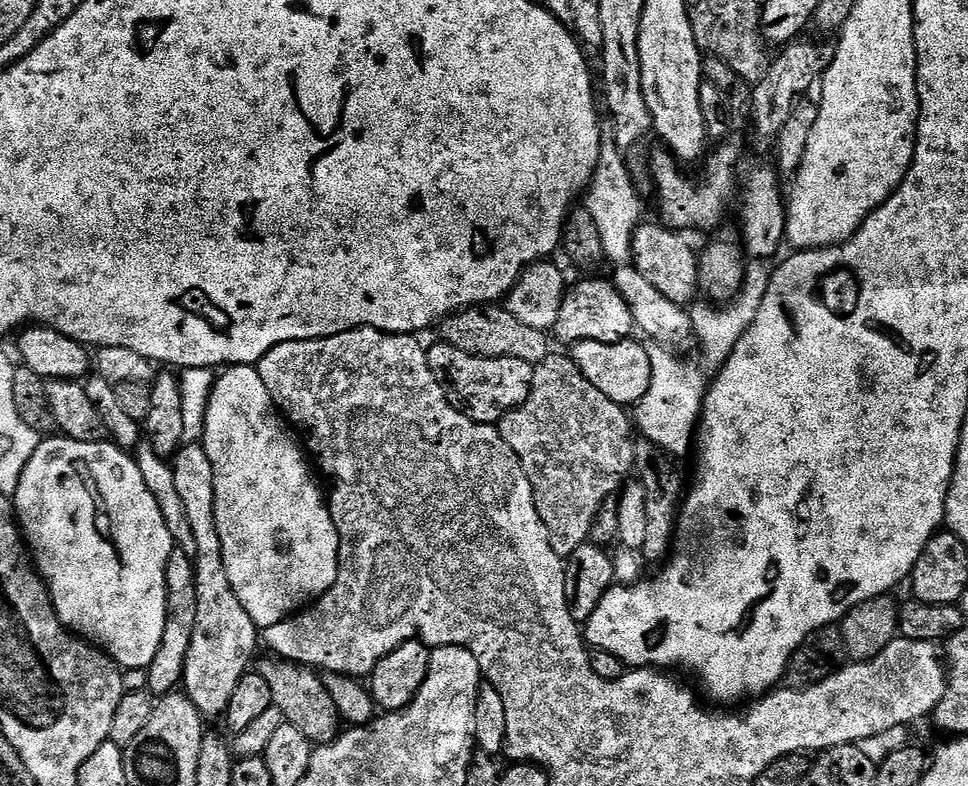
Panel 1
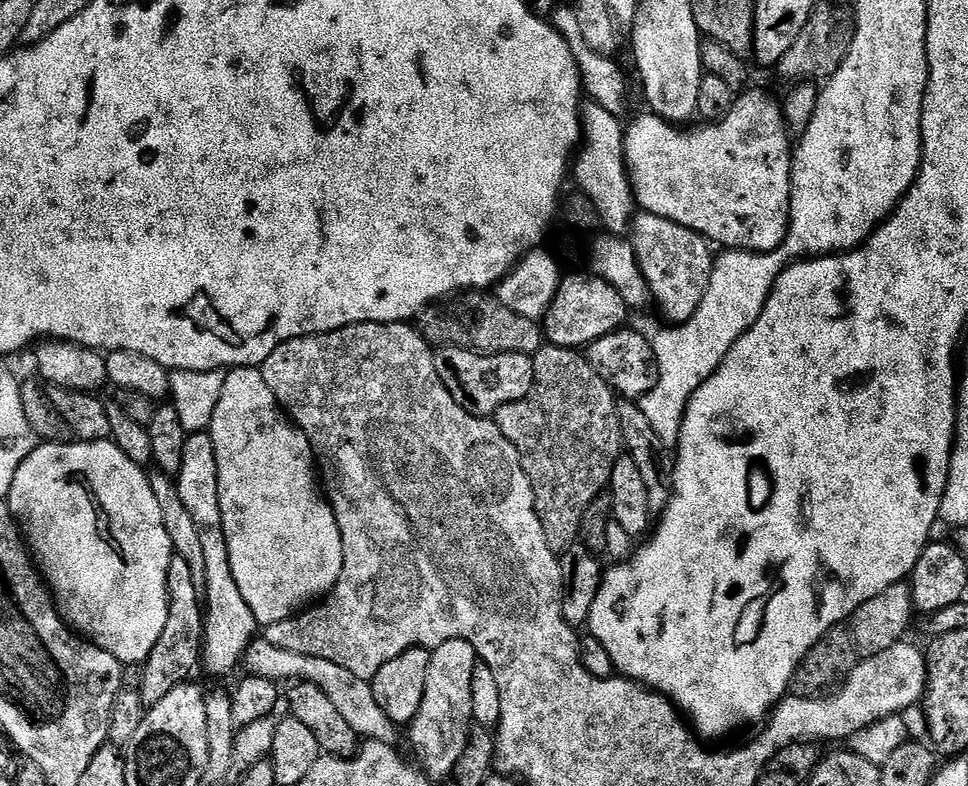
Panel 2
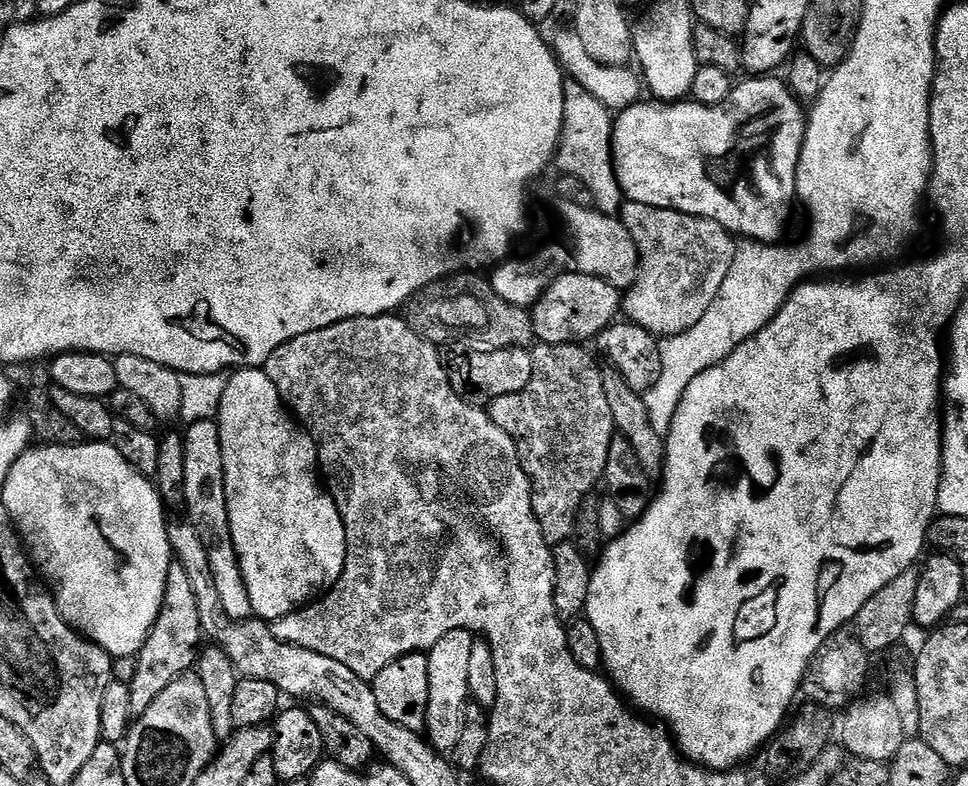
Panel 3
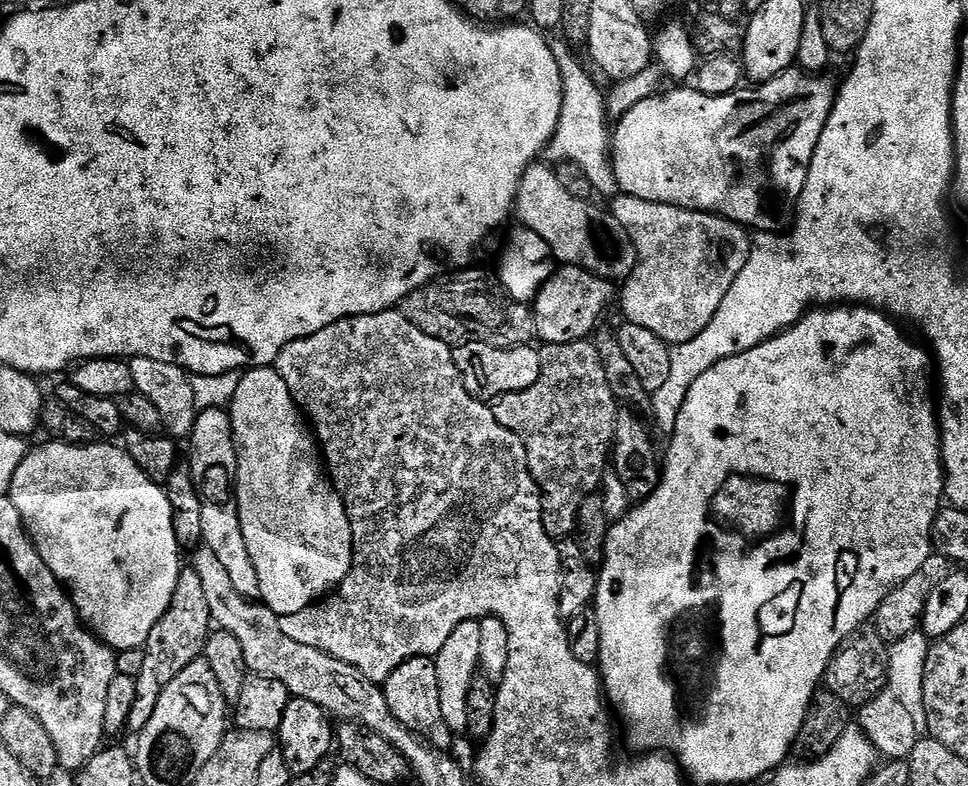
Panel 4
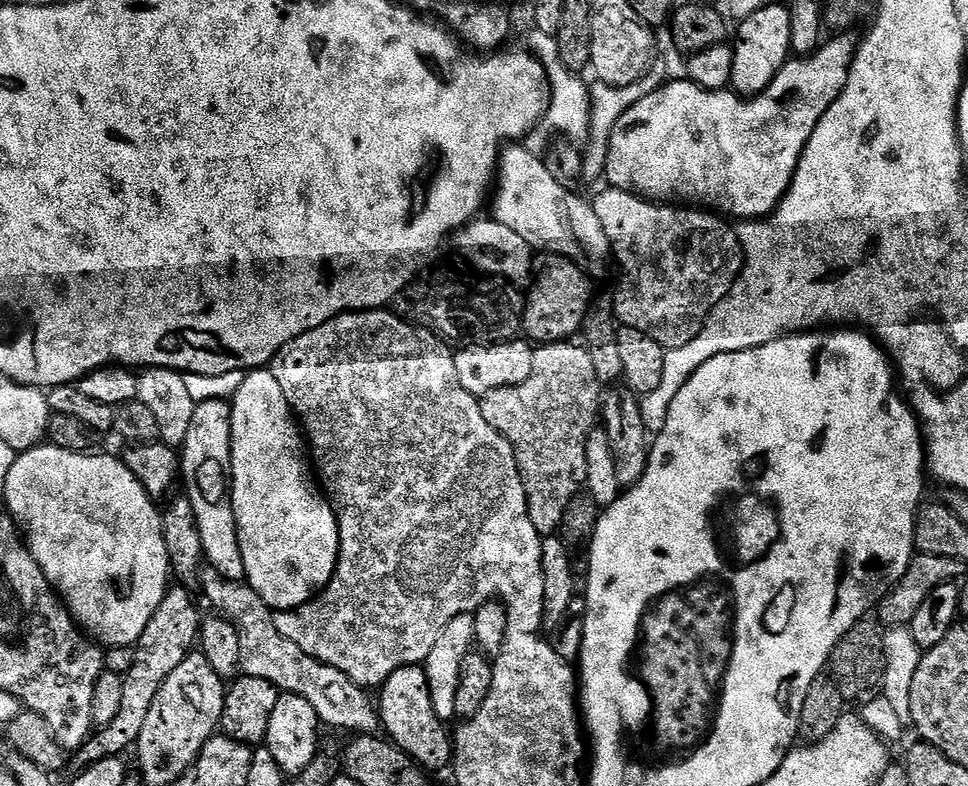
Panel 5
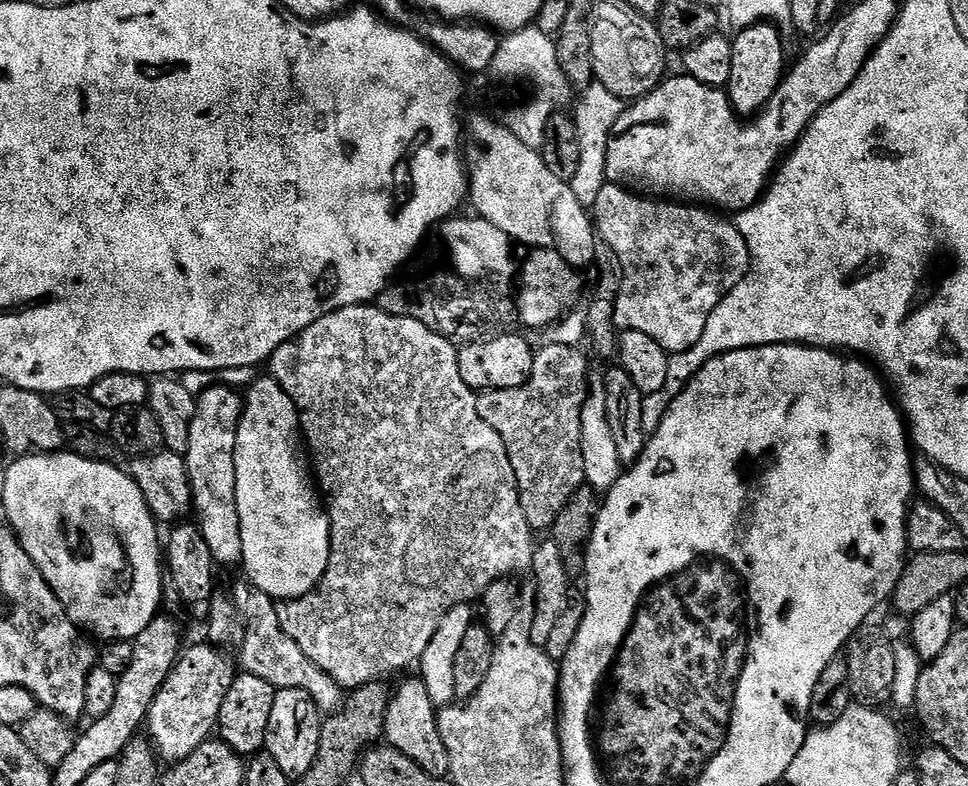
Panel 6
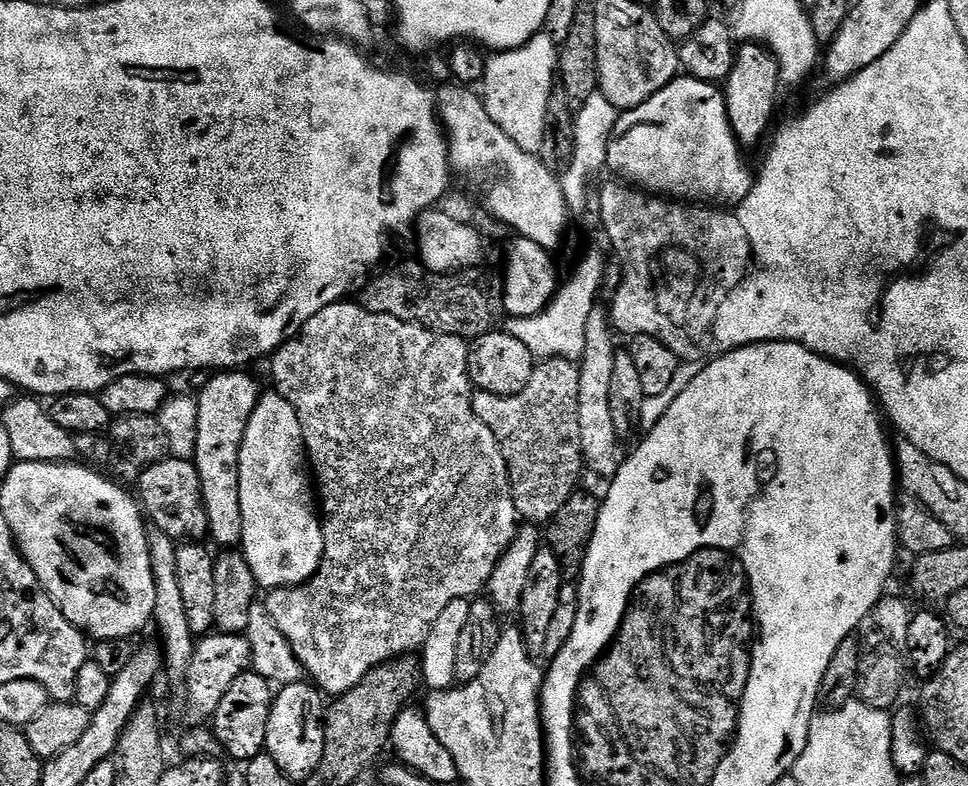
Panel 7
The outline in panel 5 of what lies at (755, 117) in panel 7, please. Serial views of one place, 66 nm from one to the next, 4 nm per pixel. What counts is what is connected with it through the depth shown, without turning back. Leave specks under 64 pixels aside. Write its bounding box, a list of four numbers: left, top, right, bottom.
[730,2,793,98]

